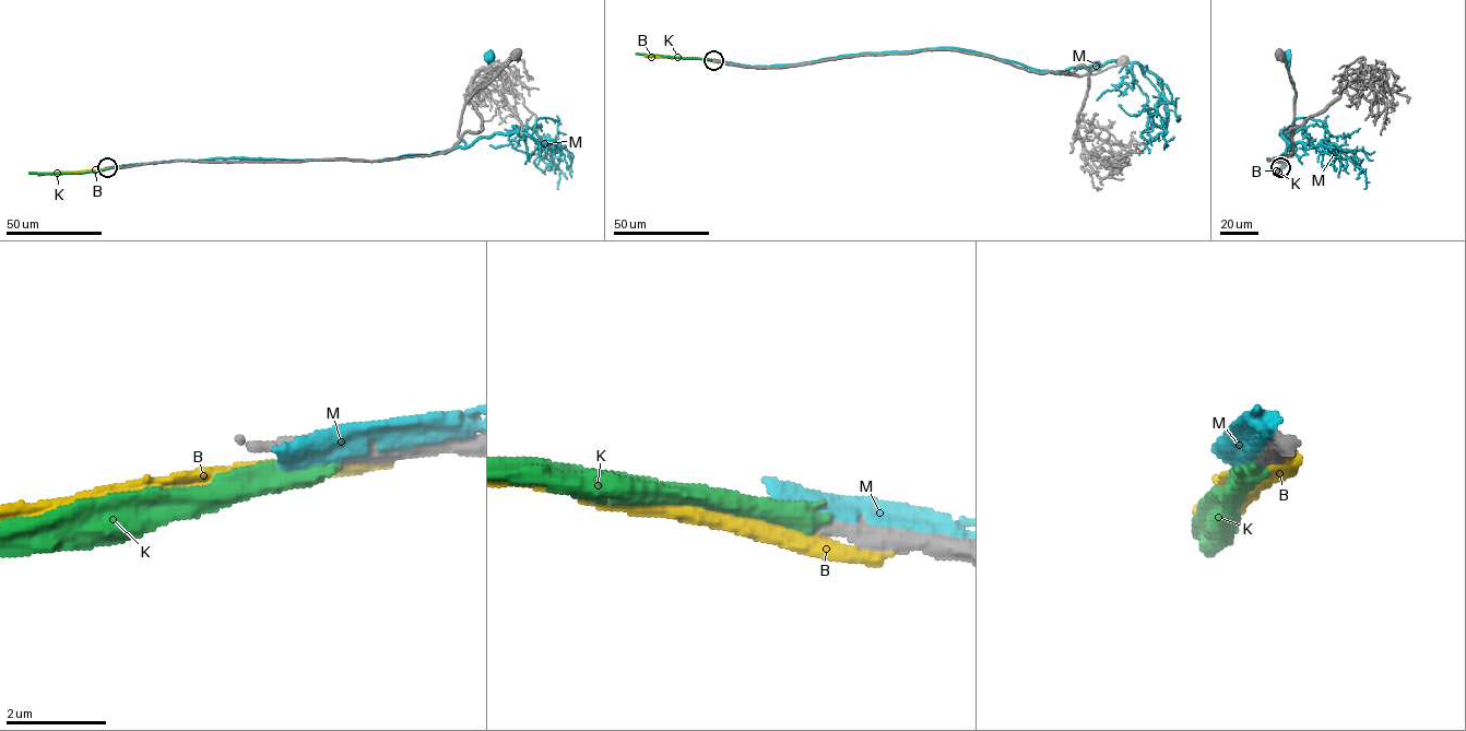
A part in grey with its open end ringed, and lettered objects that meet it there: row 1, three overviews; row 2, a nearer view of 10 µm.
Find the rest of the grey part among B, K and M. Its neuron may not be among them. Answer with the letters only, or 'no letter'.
no letter

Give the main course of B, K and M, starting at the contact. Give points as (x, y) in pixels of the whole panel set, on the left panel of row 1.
B: (109, 167), (38, 175)
K: (108, 168), (77, 173), (28, 172)
M: (110, 167), (231, 157), (381, 161), (464, 148), (458, 134), (461, 115), (484, 81), (489, 57)

